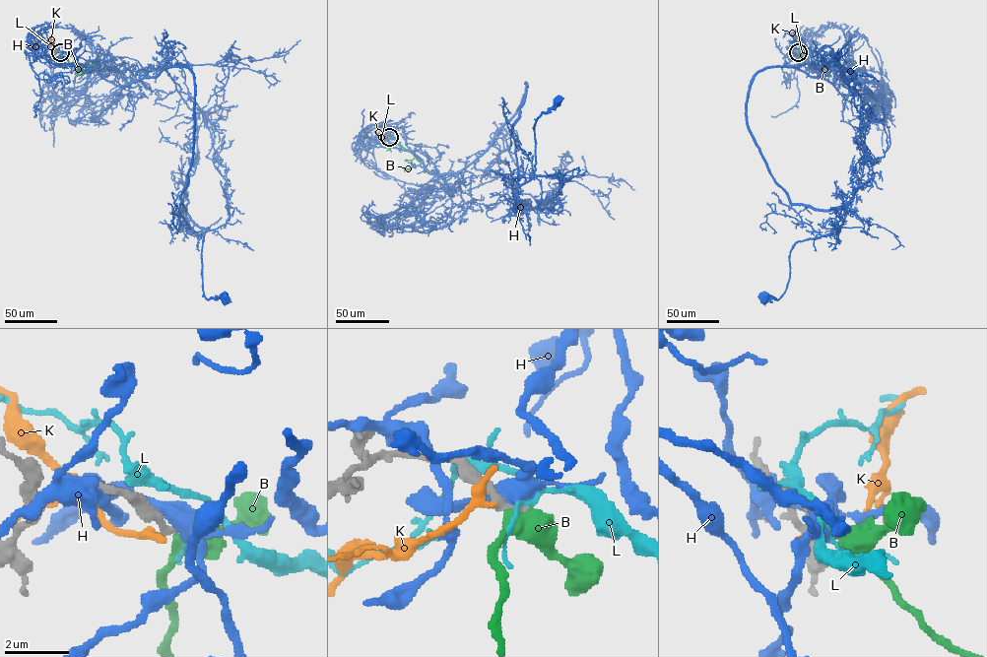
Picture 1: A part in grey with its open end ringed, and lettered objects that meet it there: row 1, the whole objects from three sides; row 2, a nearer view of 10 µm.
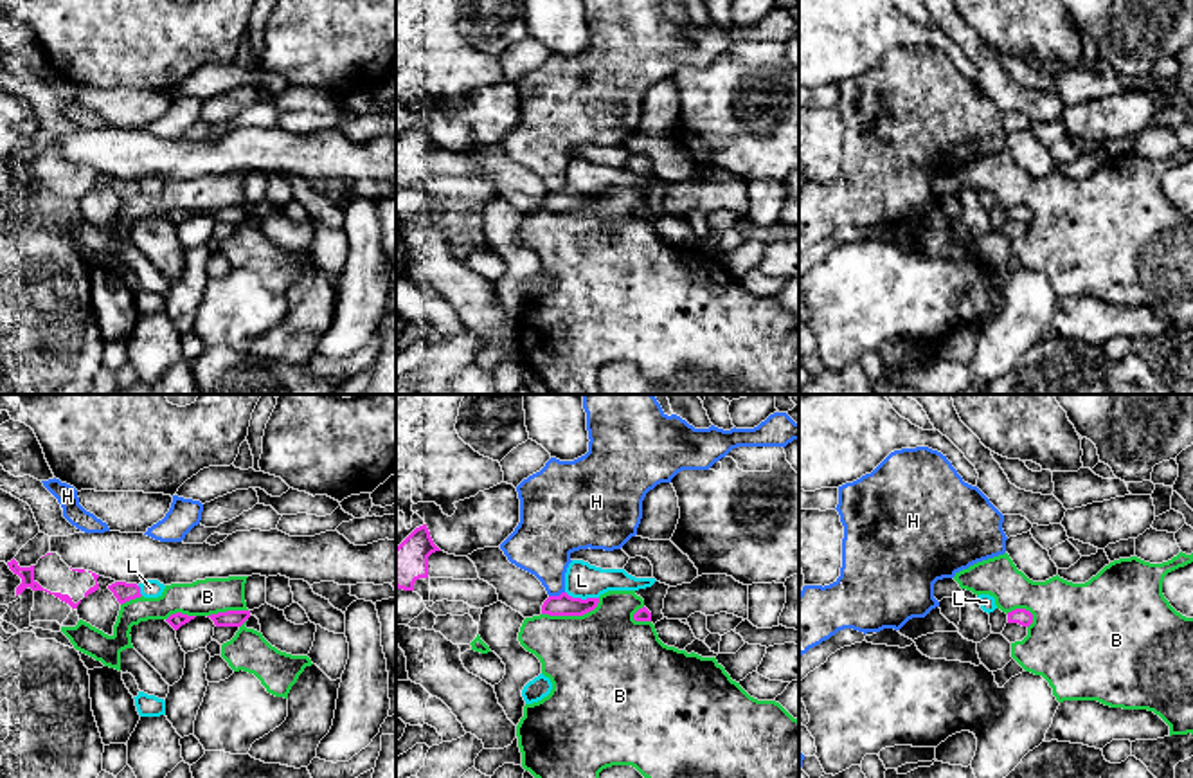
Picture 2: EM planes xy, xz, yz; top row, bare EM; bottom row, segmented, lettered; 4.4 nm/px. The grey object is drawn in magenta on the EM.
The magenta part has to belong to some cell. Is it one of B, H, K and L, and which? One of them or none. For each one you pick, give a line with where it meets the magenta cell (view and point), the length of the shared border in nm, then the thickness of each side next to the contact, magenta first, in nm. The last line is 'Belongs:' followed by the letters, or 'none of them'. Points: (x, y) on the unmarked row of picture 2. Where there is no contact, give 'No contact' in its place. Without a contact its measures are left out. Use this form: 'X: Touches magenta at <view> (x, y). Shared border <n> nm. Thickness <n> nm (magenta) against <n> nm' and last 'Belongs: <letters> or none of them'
Belongs: none of them

